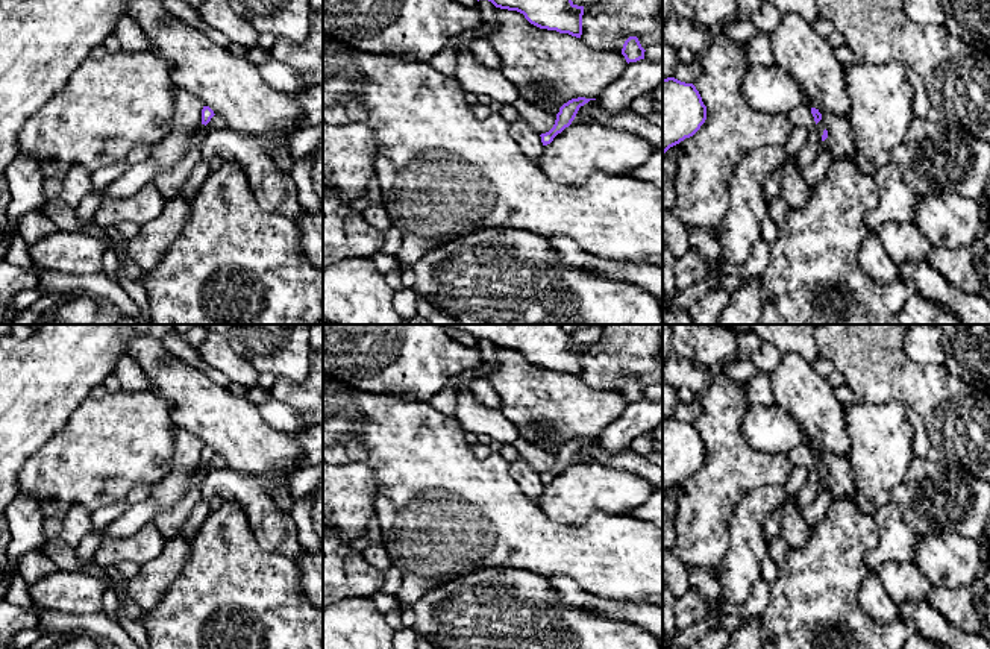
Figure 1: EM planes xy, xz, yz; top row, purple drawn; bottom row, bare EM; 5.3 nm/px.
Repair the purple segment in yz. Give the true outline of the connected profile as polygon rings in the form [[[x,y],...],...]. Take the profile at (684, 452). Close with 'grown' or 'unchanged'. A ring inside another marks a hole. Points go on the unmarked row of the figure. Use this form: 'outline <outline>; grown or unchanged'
outline [[[663,419],[663,494],[693,476],[706,459],[706,446],[693,423]]]; unchanged

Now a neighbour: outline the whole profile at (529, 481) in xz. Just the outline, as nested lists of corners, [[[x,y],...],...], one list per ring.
[[[522,456],[509,462],[509,472],[523,494],[537,503],[544,490],[540,473],[537,473]]]

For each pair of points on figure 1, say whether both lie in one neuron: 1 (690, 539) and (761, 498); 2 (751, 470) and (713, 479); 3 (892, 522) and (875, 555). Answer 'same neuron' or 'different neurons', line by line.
1: different neurons
2: same neuron
3: same neuron

